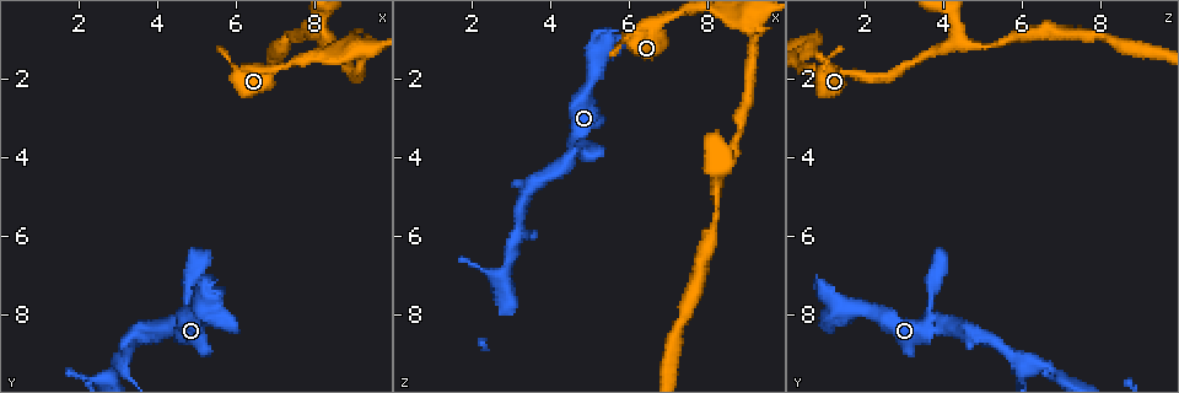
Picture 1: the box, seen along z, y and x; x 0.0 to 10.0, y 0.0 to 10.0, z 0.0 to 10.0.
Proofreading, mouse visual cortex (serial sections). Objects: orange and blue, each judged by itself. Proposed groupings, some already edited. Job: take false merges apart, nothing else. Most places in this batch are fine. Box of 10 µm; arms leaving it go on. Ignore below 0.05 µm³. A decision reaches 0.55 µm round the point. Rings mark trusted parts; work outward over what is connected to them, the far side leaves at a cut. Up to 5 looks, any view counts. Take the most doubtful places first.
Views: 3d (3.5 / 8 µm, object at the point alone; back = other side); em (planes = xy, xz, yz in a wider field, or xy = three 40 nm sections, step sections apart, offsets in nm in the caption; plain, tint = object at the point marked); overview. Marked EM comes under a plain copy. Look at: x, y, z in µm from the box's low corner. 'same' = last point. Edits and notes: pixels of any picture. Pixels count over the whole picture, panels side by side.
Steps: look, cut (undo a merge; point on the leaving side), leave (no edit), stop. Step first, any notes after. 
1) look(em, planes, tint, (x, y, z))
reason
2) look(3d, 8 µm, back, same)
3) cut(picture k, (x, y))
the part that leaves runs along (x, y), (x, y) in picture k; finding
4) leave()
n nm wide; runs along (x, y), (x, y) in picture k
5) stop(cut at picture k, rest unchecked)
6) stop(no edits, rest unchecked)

look(3d, 8 µm, (4.70, 7.65, 3.65))
thin neck

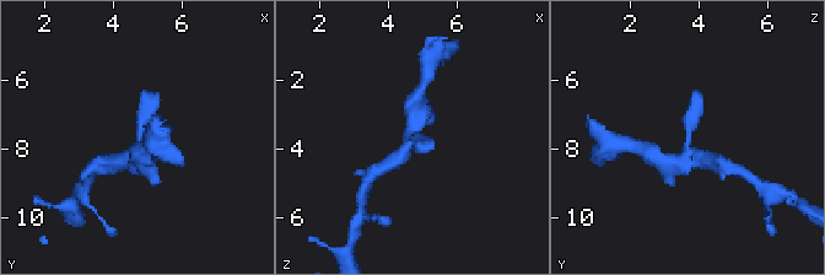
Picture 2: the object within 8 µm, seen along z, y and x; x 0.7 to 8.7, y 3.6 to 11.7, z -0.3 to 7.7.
look(em, xy, step 5, tint, same)

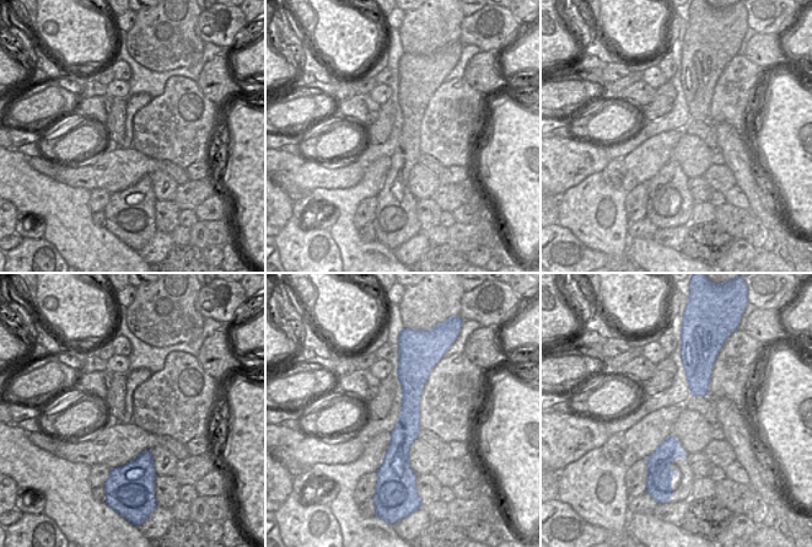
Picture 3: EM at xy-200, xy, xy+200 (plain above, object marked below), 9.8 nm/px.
leave()
240 nm wide; runs along (410, 358), (409, 424), (396, 464) in picture 3; all the same cell

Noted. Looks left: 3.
look(3d, 3.5 µm, back, (5.25, 7.90, 1.45))
thick turns thin

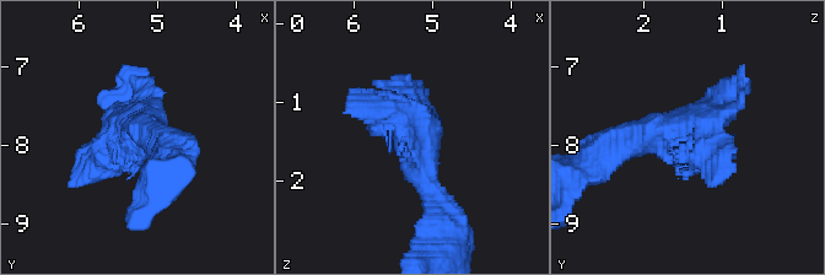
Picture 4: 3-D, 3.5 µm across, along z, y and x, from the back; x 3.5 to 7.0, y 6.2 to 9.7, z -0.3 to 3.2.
look(em, xy, step 5, tint, (5.25, 7.85, 1.40))
shape alone is not enough

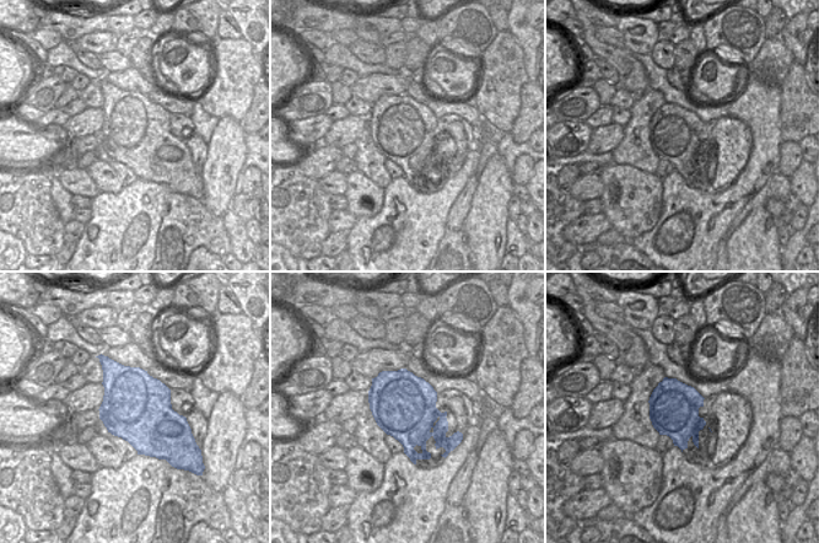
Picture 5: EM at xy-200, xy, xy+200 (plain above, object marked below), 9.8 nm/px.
leave()
runs along (438, 206), (419, 138), (351, 107) in picture 4; continuous, no second cell

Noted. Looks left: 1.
stop(no edits, rest unchecked)

